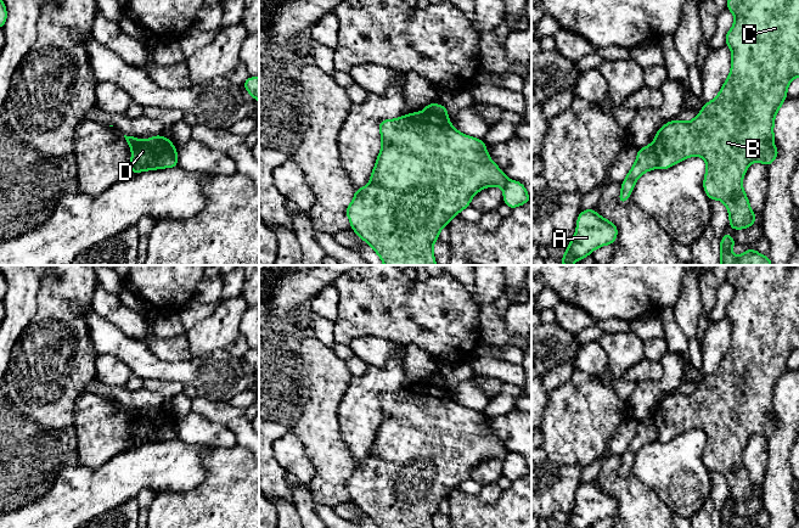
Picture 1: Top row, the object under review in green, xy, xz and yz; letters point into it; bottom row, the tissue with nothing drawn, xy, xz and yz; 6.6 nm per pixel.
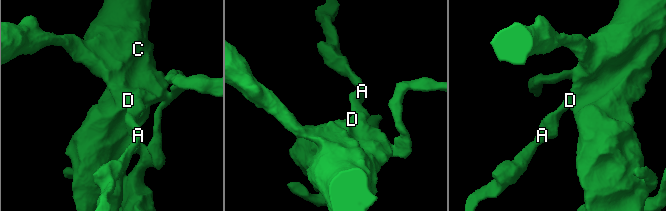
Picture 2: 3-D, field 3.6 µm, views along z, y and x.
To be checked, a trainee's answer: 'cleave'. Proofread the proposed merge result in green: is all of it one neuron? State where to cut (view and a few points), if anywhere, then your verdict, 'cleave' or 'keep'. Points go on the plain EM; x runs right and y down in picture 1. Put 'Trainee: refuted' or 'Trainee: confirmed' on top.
Trainee: confirmed
cut xy (173, 419), (161, 427), (161, 439); cleave

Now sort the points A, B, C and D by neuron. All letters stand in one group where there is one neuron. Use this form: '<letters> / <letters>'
A / B C D

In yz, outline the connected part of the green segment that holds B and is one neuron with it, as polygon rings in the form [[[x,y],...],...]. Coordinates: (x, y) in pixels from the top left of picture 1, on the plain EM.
[[[731,265],[727,273],[726,281],[735,287],[735,297],[725,309],[725,315],[730,319],[732,324],[732,336],[731,336],[731,344],[728,350],[724,355],[719,367],[713,373],[705,375],[703,378],[703,382],[697,387],[697,389],[693,393],[691,394],[670,393],[664,399],[659,400],[653,414],[653,419],[658,432],[657,440],[662,443],[669,442],[671,438],[688,429],[693,429],[693,428],[703,429],[707,436],[707,443],[705,443],[705,449],[703,454],[705,467],[709,470],[709,472],[722,473],[730,487],[728,498],[732,501],[741,502],[741,501],[748,501],[752,496],[756,495],[756,488],[750,482],[749,472],[742,460],[742,453],[744,450],[745,443],[748,438],[754,434],[761,434],[769,439],[777,431],[778,421],[772,417],[772,414],[775,412],[775,409],[773,409],[775,389],[780,380],[787,371],[787,361],[789,355],[795,349],[799,349],[799,265]]]

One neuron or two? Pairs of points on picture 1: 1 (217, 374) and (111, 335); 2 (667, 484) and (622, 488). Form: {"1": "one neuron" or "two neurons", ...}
{"1": "one neuron", "2": "two neurons"}

